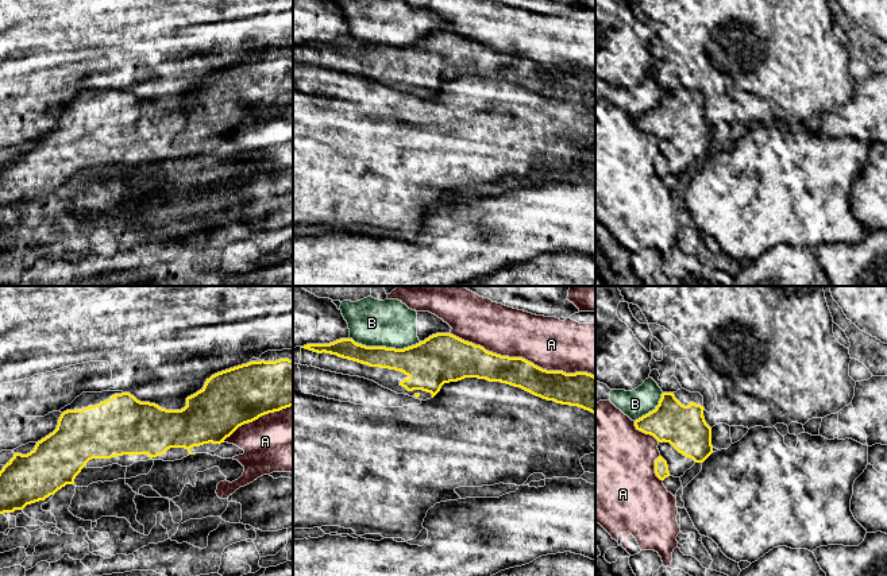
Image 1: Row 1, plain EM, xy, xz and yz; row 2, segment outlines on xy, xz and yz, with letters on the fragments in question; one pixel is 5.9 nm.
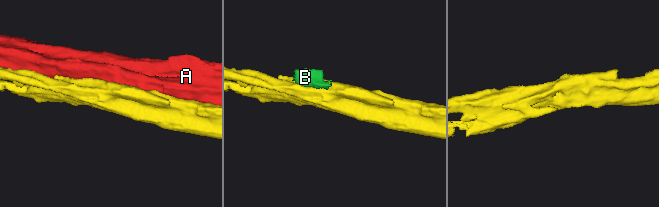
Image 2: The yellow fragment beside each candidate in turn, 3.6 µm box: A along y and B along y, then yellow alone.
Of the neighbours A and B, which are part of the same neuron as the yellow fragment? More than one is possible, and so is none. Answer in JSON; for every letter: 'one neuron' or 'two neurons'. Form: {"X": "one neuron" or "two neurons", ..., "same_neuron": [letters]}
{"A": "two neurons", "B": "two neurons", "same_neuron": []}

